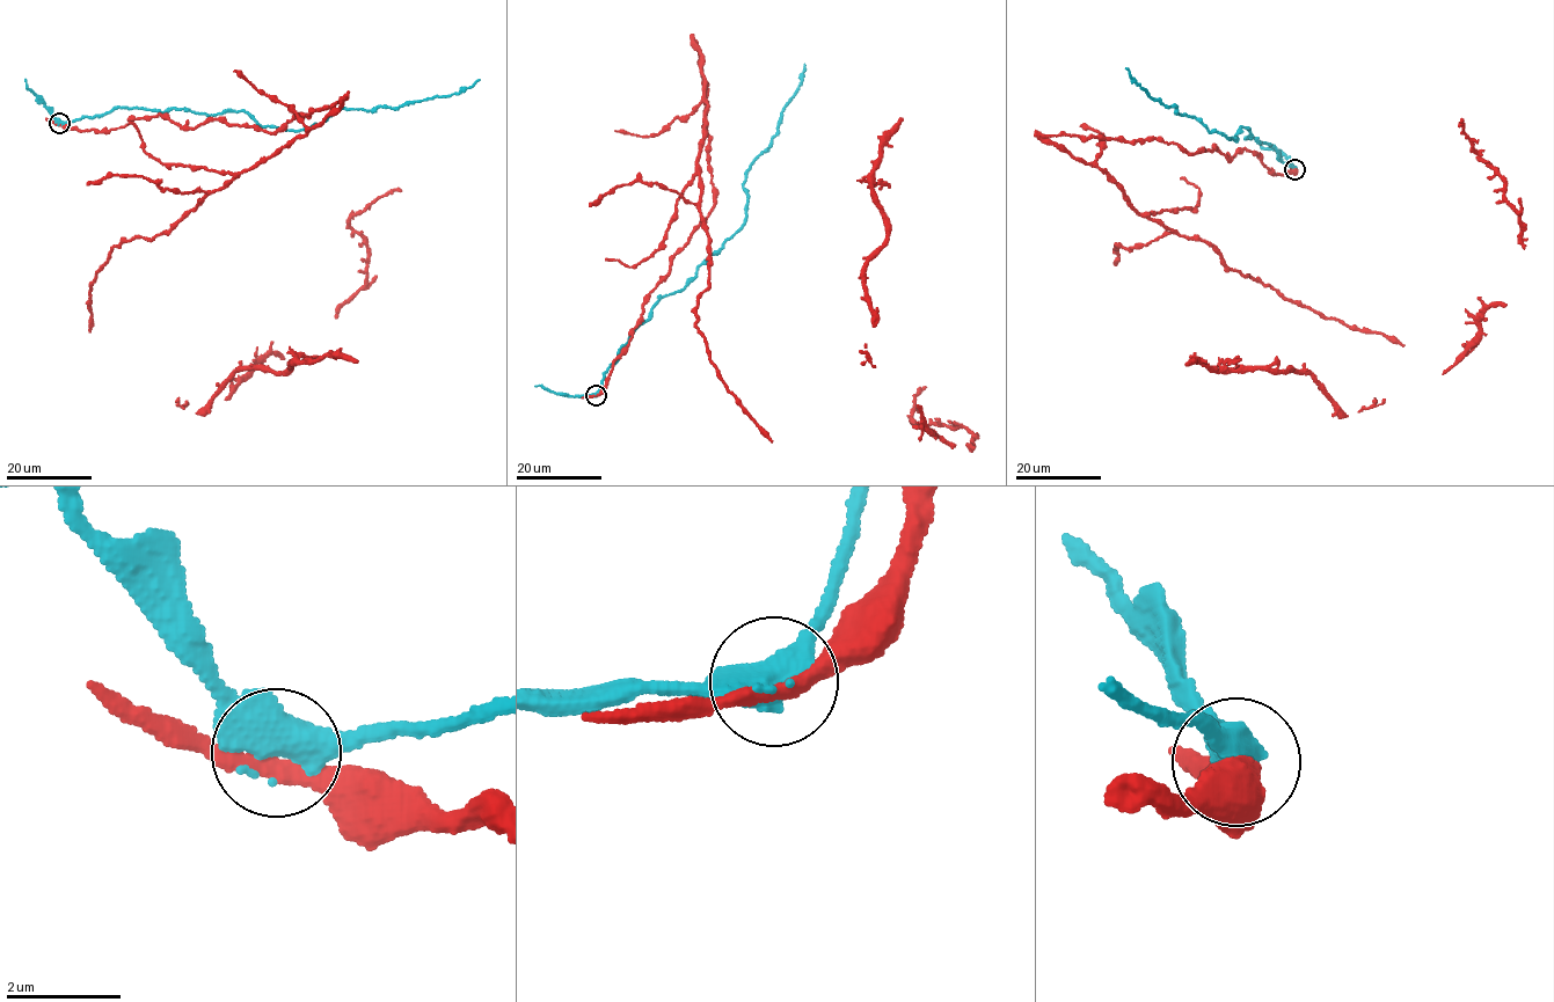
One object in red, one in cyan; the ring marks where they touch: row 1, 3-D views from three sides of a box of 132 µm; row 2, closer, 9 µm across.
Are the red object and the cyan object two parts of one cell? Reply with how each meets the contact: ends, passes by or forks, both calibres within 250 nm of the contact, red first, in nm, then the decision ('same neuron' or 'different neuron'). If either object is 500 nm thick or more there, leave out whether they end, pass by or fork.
280 nm thick on the red side, 550 nm on the other; same neuron

